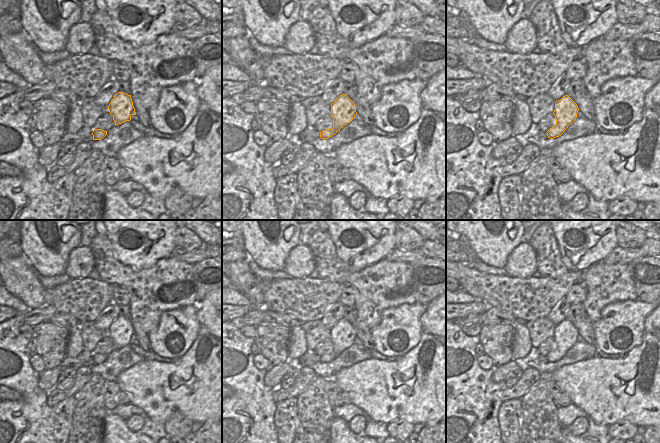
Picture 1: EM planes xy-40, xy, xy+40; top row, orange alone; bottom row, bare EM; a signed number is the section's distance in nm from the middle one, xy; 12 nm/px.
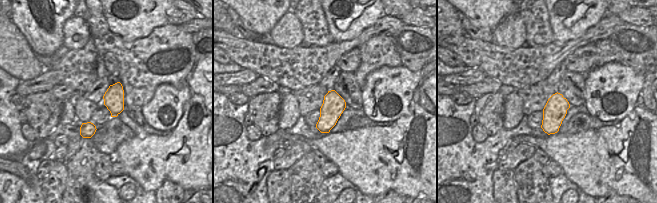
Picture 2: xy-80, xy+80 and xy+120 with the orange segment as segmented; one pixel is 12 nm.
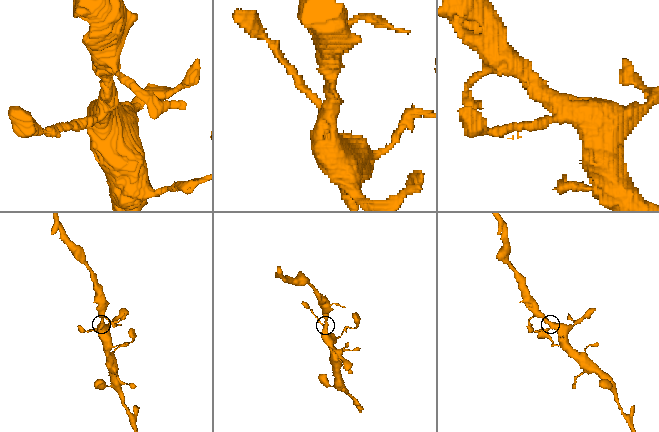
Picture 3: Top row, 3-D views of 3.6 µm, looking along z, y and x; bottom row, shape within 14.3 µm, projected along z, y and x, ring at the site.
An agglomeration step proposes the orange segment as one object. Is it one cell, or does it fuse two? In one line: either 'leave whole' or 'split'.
leave whole

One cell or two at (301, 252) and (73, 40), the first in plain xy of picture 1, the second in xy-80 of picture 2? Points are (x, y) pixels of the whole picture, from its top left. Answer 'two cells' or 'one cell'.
one cell

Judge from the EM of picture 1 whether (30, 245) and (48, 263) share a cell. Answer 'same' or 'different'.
same

